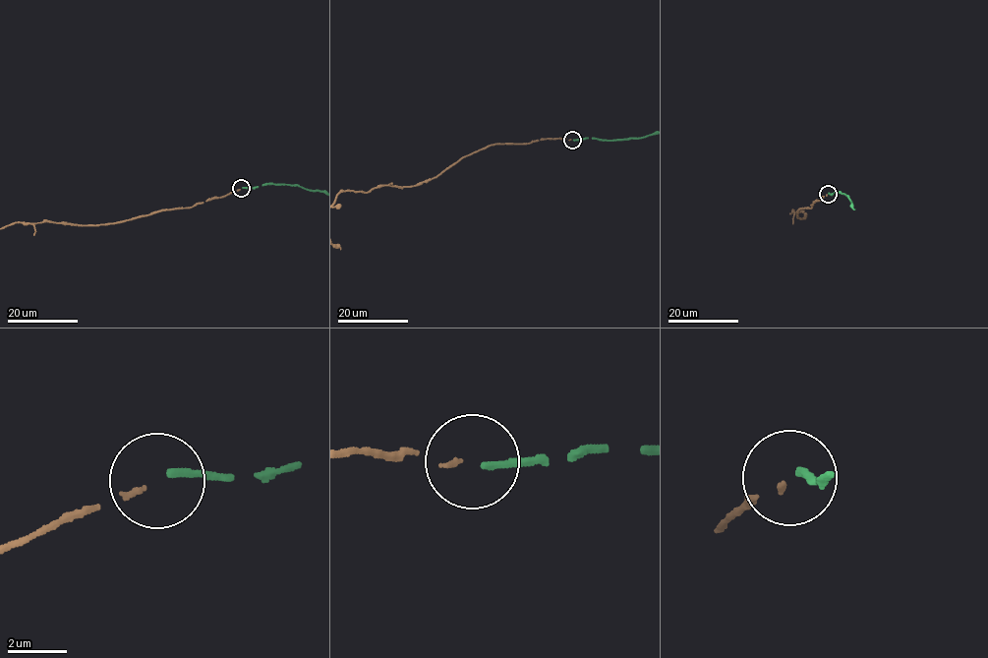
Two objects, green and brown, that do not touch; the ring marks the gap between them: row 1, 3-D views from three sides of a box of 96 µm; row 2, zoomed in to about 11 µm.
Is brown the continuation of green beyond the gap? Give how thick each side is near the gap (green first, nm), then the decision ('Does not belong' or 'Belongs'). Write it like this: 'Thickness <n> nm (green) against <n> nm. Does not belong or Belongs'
Thickness 240 nm (green) against 160 nm. Belongs

